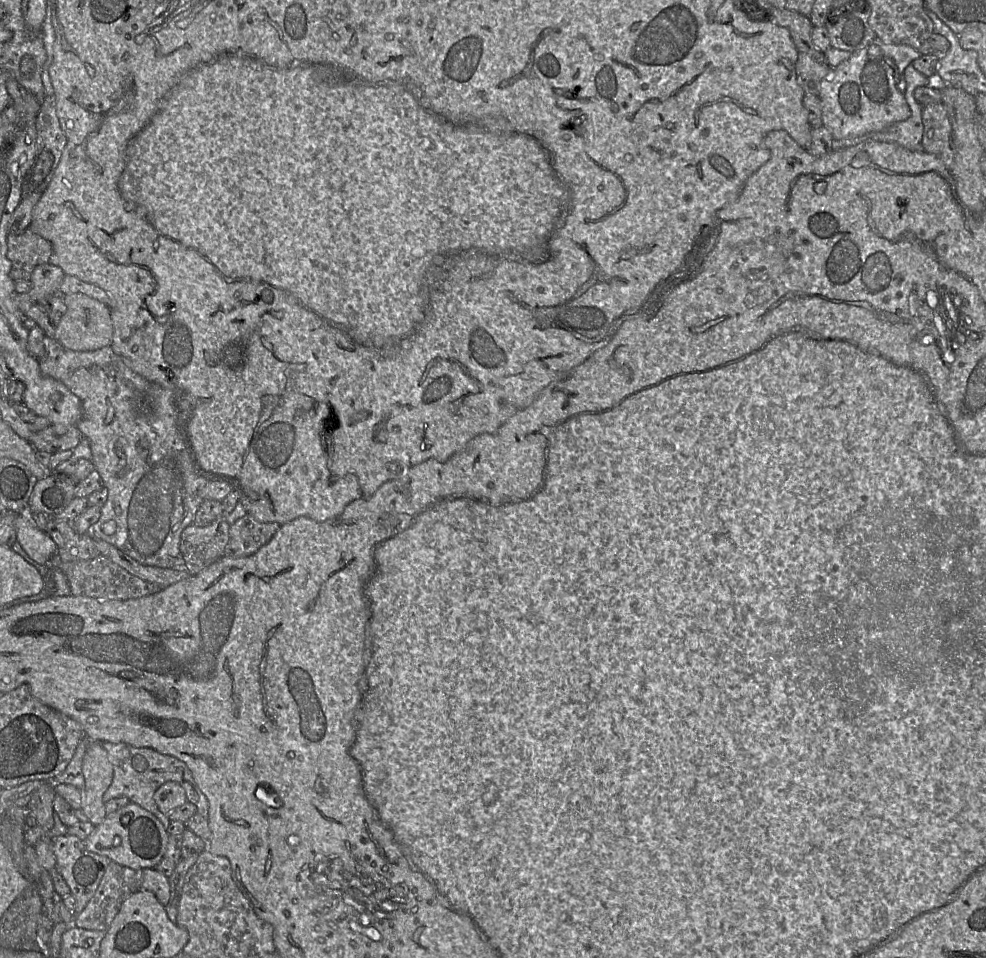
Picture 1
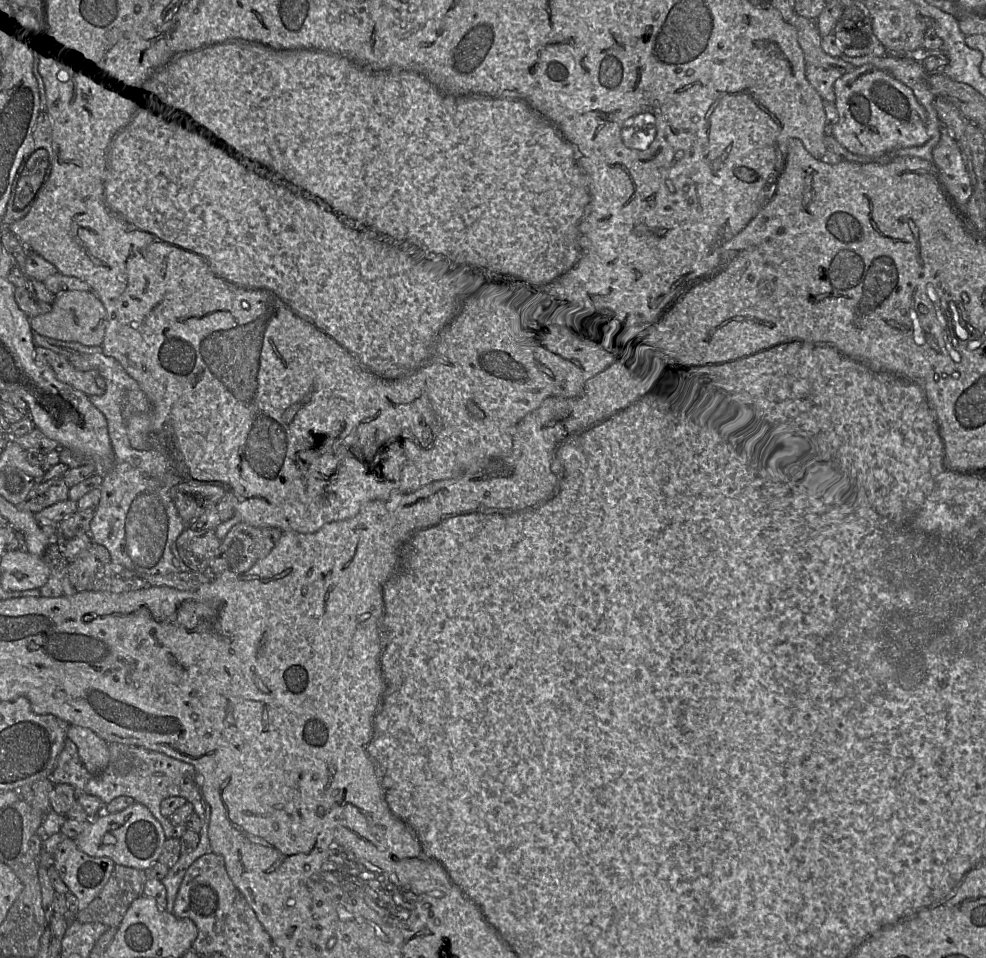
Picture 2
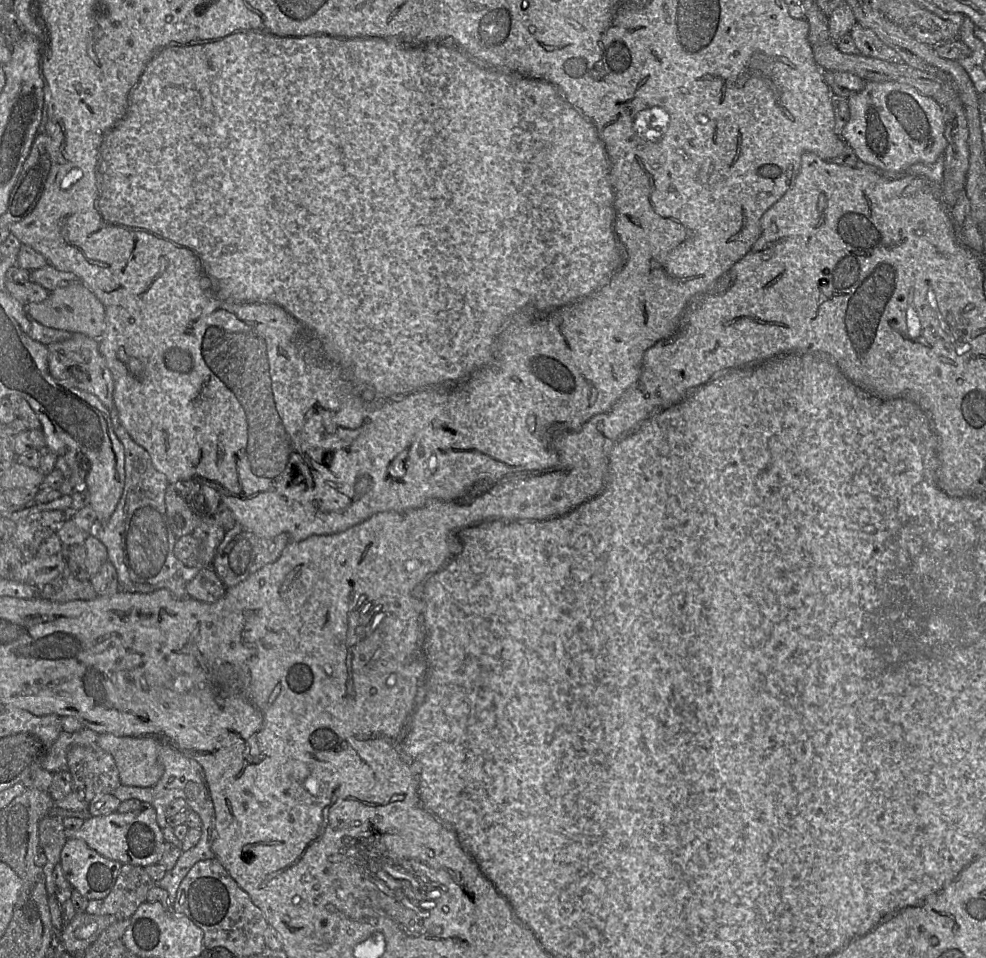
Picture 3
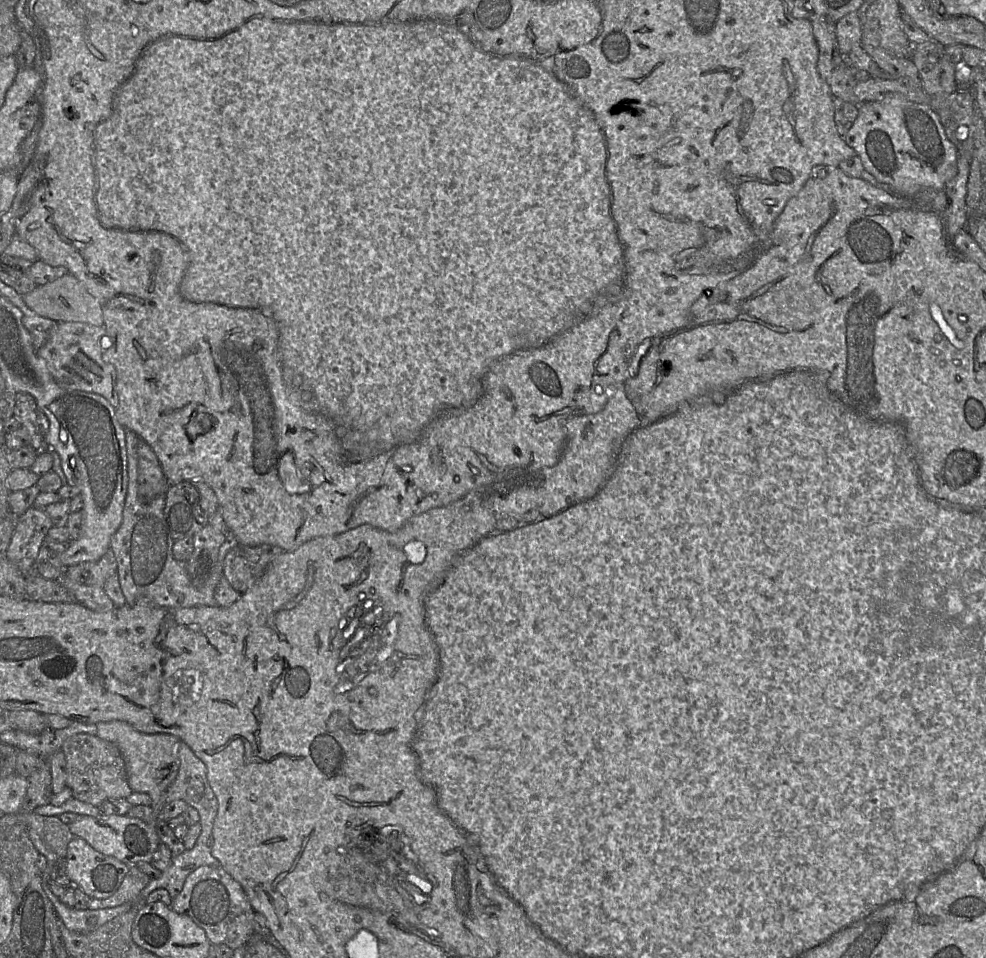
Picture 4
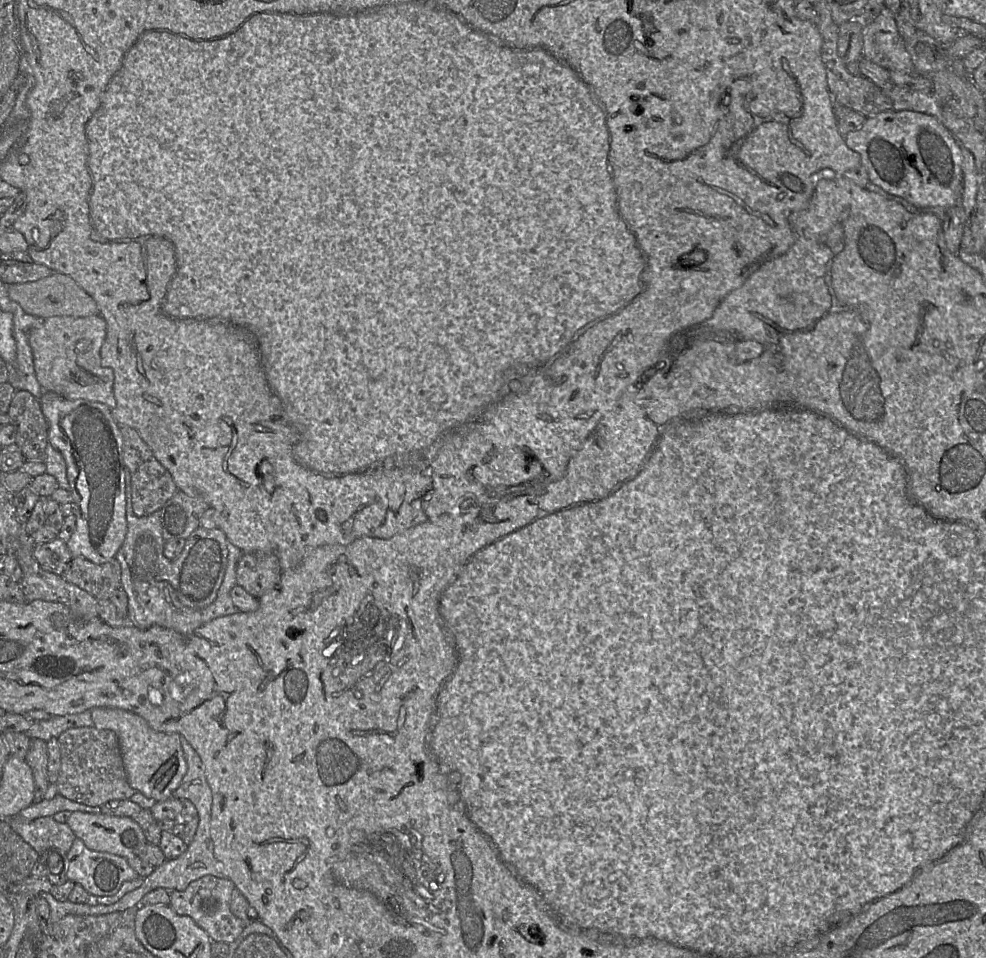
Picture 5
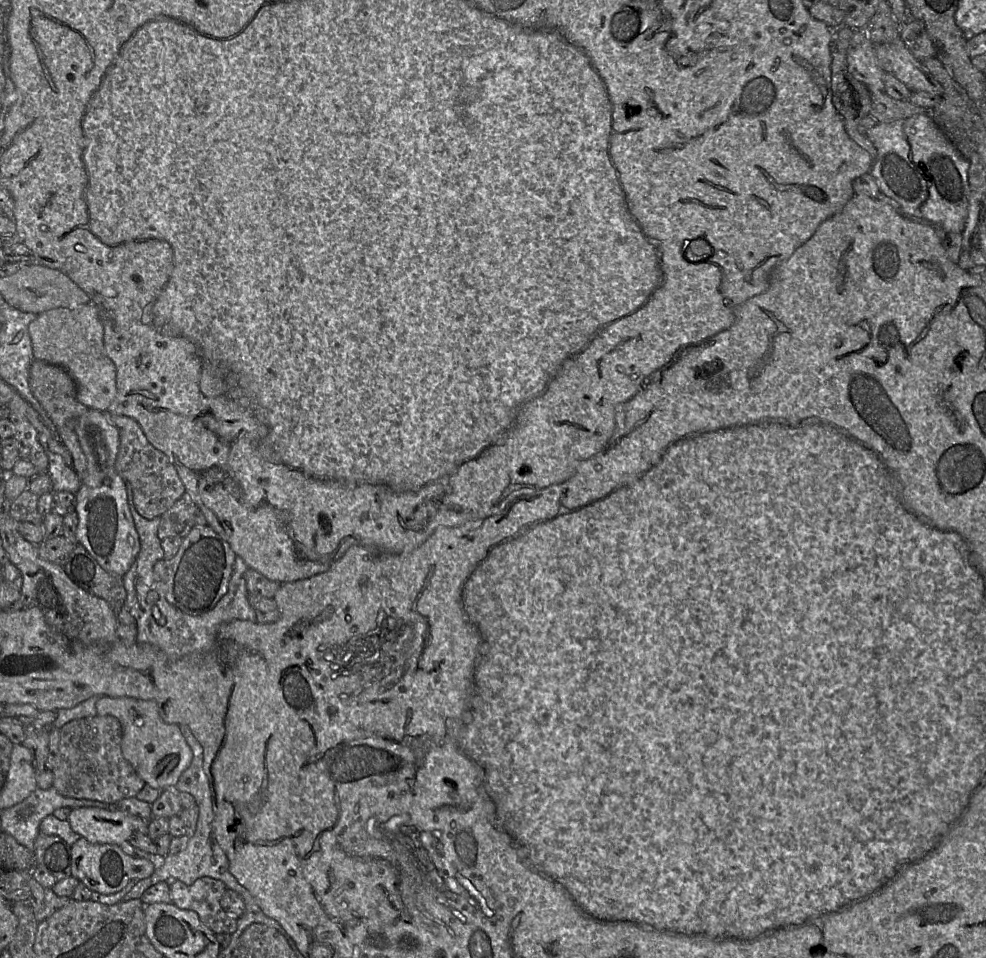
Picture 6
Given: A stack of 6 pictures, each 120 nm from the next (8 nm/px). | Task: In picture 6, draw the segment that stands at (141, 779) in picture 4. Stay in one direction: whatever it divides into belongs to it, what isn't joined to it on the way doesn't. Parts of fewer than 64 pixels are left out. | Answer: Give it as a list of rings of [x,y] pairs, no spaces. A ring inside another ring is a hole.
[[[101,696],[96,703],[97,715],[114,716],[122,726],[122,755],[137,775],[152,788],[174,789],[180,775],[192,760],[192,751],[184,739],[180,726],[165,723],[154,700],[131,697]]]

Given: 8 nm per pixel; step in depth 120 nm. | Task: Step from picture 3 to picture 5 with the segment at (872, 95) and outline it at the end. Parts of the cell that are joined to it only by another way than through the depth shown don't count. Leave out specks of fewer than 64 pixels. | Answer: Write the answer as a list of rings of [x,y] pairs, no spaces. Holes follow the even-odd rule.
[[[891,110],[868,117],[857,130],[845,136],[846,145],[861,157],[870,182],[894,196],[903,198],[917,207],[941,207],[948,209],[962,200],[963,156],[960,146],[951,132],[934,116],[911,111]]]

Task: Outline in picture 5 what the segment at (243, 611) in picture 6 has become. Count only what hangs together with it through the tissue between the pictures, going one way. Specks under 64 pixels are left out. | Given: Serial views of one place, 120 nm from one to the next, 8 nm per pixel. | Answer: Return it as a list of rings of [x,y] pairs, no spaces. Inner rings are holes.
[[[124,466],[126,477],[126,520],[127,533],[125,540],[116,554],[116,560],[121,565],[121,584],[128,598],[128,618],[140,629],[161,626],[178,633],[189,635],[207,622],[221,616],[238,612],[233,604],[230,592],[237,585],[236,568],[243,552],[228,541],[228,567],[213,603],[205,608],[186,607],[178,599],[171,584],[158,580],[159,572],[169,566],[171,560],[164,555],[165,540],[162,535],[161,512],[138,517],[133,511],[132,481],[129,469]]]

